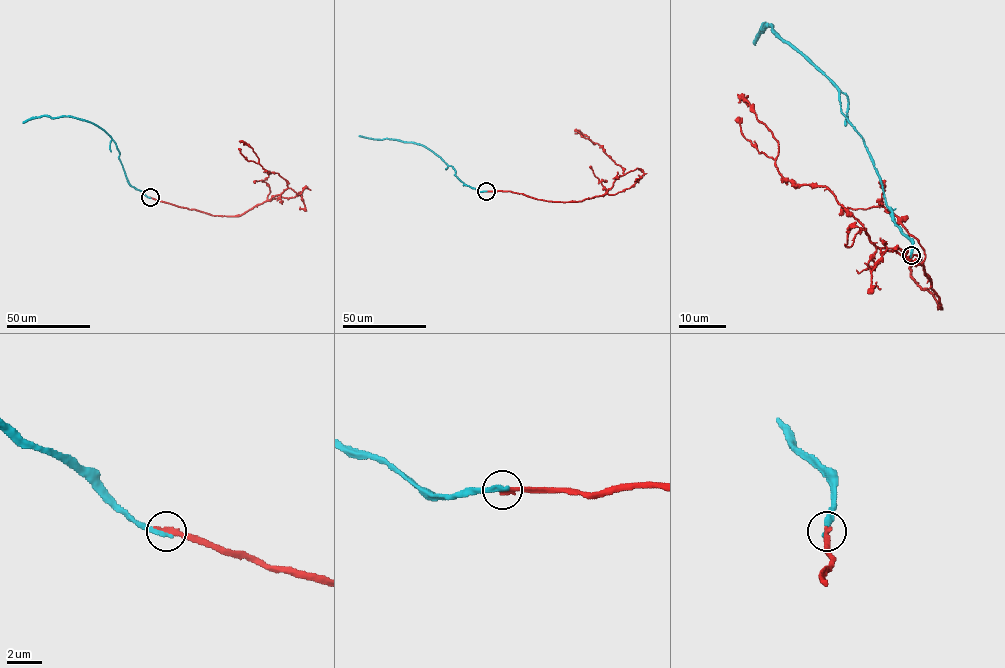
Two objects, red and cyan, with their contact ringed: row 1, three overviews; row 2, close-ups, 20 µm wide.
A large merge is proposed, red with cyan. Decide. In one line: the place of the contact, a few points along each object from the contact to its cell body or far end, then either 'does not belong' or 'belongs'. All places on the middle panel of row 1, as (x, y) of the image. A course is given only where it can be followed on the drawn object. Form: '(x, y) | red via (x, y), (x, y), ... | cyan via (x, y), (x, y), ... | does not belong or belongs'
(486, 191) | red via (486, 191), (509, 191), (559, 201), (581, 201), (603, 195), (623, 174), (623, 169), (588, 136), (575, 133) | cyan via (486, 191), (465, 185), (454, 175), (451, 166), (421, 145), (359, 136) | does not belong

